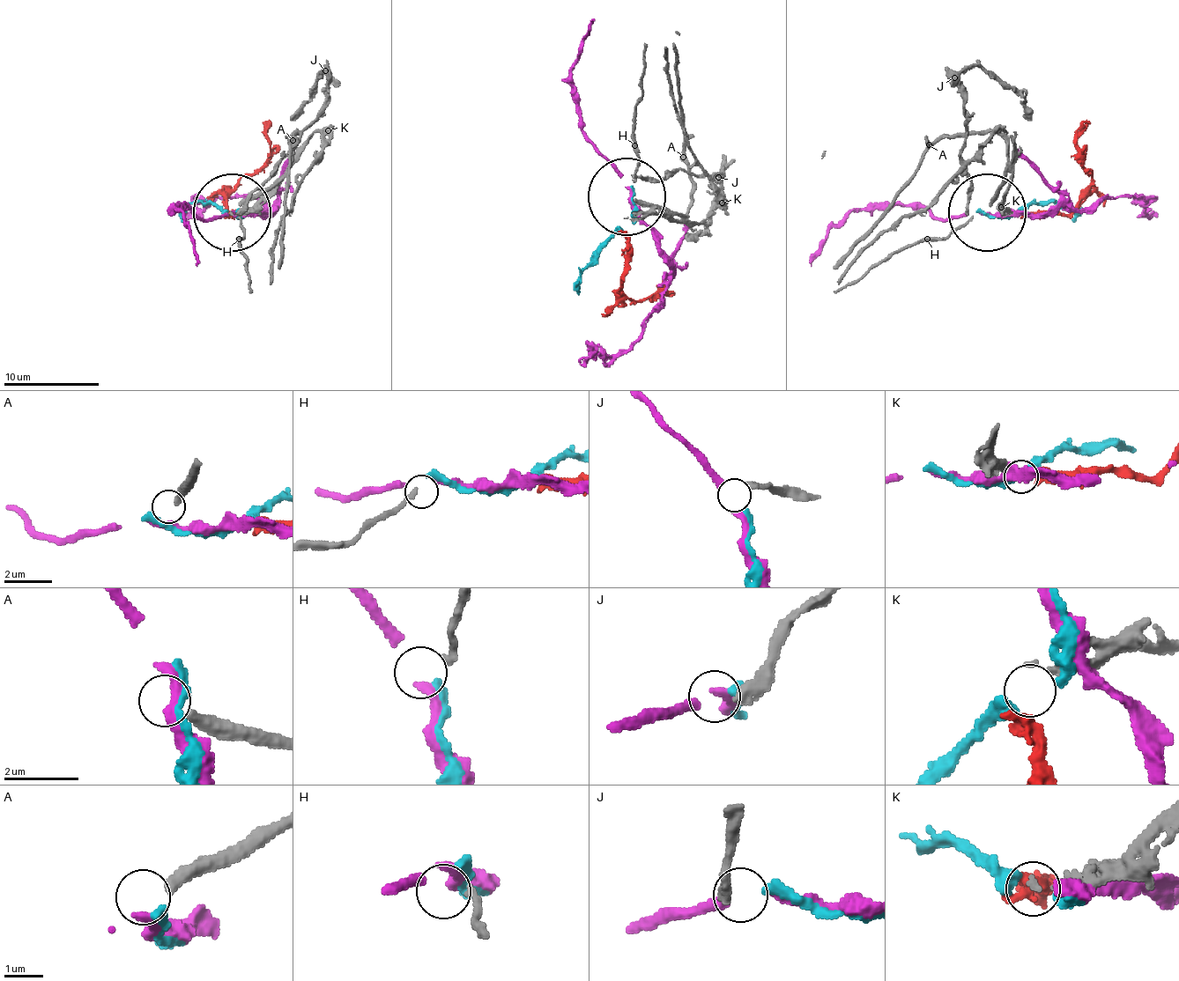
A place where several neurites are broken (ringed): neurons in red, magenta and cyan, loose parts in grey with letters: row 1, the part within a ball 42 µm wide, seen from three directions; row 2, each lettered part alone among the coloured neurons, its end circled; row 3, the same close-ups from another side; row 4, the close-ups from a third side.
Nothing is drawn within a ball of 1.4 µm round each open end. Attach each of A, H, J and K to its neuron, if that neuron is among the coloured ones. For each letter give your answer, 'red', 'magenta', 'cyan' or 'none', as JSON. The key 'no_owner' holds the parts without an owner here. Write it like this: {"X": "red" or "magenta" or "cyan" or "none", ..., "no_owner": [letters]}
{"A": "none", "H": "none", "J": "cyan", "K": "red", "no_owner": ["A", "H"]}

